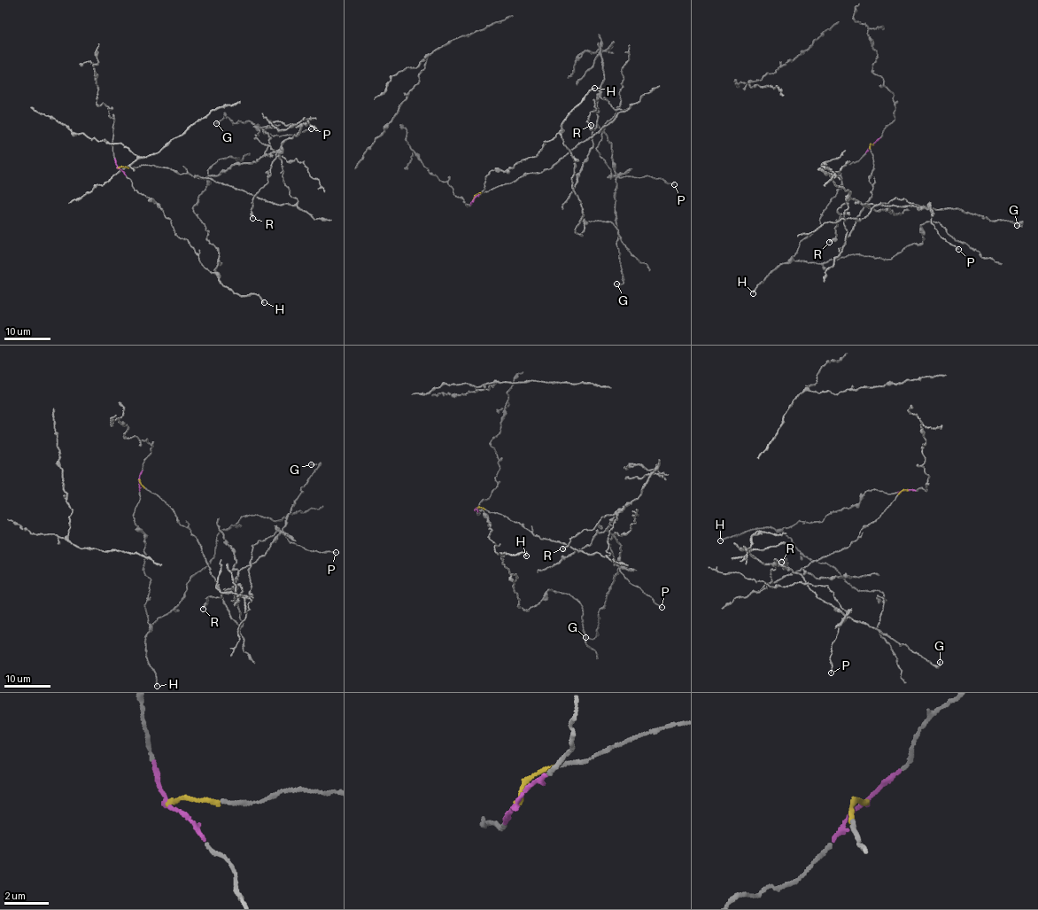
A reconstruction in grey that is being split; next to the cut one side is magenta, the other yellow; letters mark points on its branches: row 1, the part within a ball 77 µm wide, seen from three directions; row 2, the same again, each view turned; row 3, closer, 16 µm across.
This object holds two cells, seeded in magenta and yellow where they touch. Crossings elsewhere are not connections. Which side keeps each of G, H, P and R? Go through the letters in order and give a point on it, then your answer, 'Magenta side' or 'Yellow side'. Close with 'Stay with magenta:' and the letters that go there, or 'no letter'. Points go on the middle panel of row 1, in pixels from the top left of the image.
G: Place: (616, 283). Yellow side
H: Place: (594, 88). Magenta side
P: Place: (674, 184). Yellow side
R: Place: (591, 125). Yellow side
Stay with magenta: H

